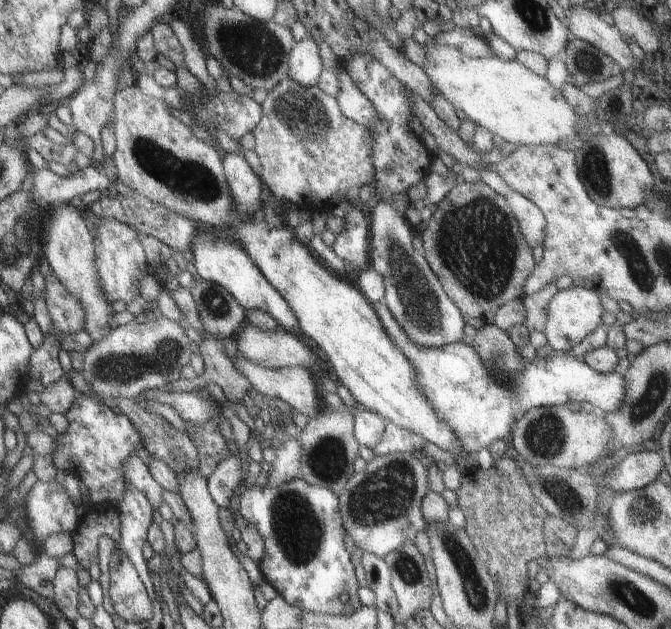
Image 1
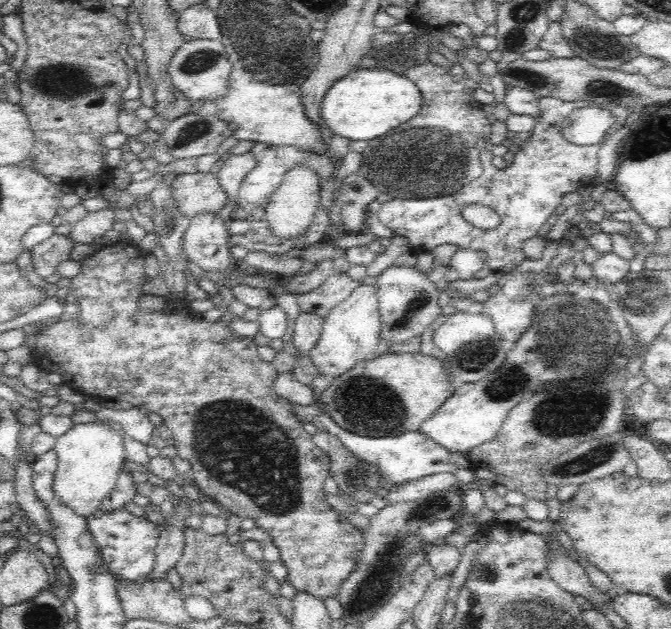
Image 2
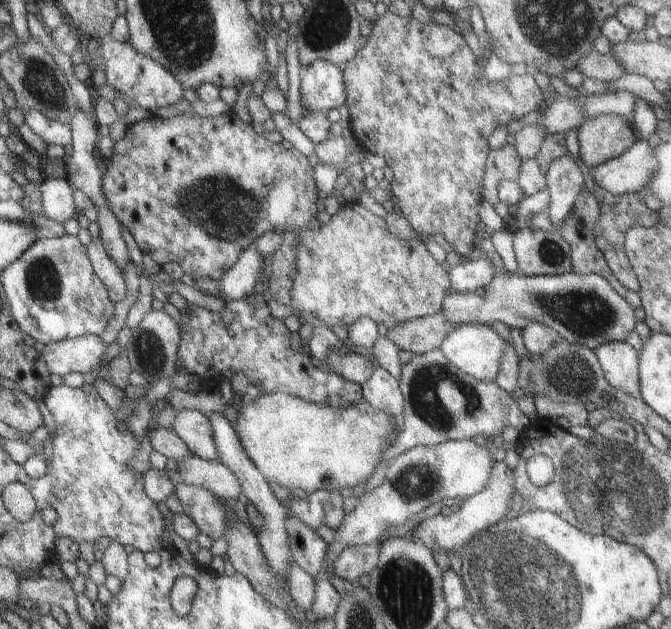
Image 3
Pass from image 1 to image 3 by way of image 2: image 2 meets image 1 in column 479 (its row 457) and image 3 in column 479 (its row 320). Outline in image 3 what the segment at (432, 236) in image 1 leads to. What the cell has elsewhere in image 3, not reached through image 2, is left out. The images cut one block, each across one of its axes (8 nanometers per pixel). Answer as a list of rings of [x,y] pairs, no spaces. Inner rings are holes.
[[[391,12],[377,16],[367,42],[343,66],[349,136],[361,140],[361,144],[369,142],[369,154],[379,154],[385,158],[393,172],[389,186],[391,196],[397,202],[405,222],[417,236],[421,236],[419,240],[427,242],[433,234],[441,234],[461,258],[473,252],[473,240],[481,228],[477,210],[479,202],[485,202],[481,194],[481,180],[491,152],[487,142],[493,130],[537,110],[545,100],[543,90],[539,90],[533,80],[533,72],[511,72],[503,80],[489,82],[479,74],[483,66],[485,62],[471,54],[461,32],[441,24],[419,24],[411,16],[399,18]]]

